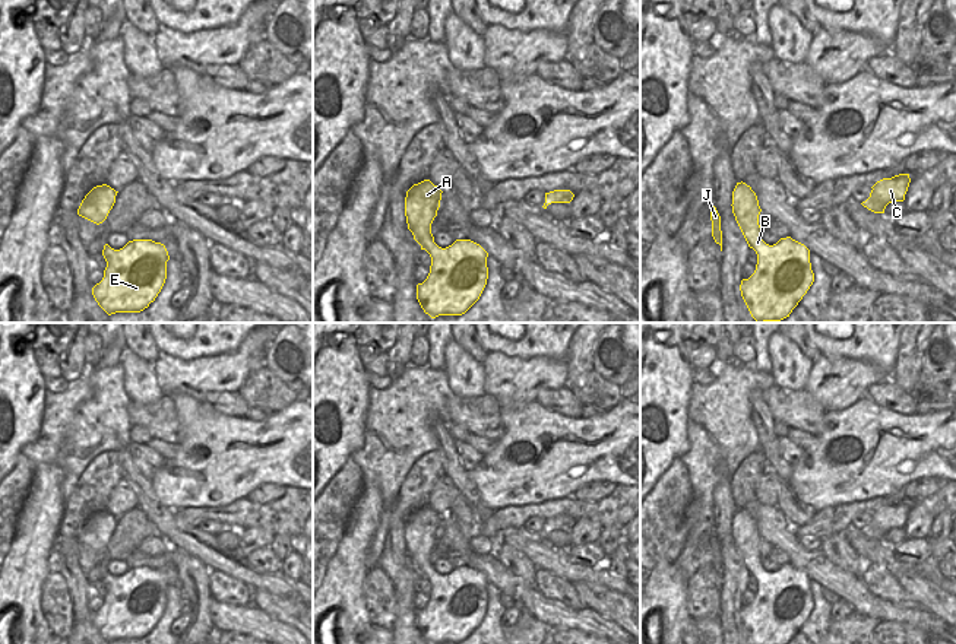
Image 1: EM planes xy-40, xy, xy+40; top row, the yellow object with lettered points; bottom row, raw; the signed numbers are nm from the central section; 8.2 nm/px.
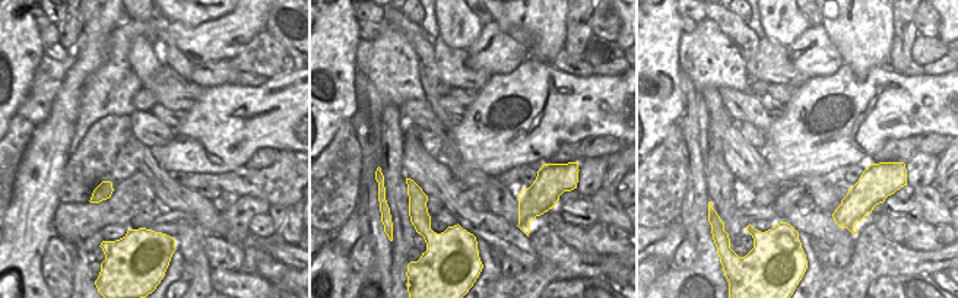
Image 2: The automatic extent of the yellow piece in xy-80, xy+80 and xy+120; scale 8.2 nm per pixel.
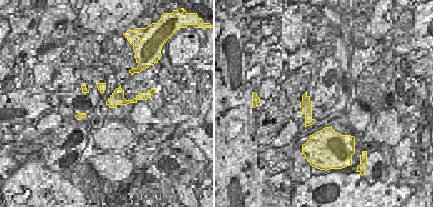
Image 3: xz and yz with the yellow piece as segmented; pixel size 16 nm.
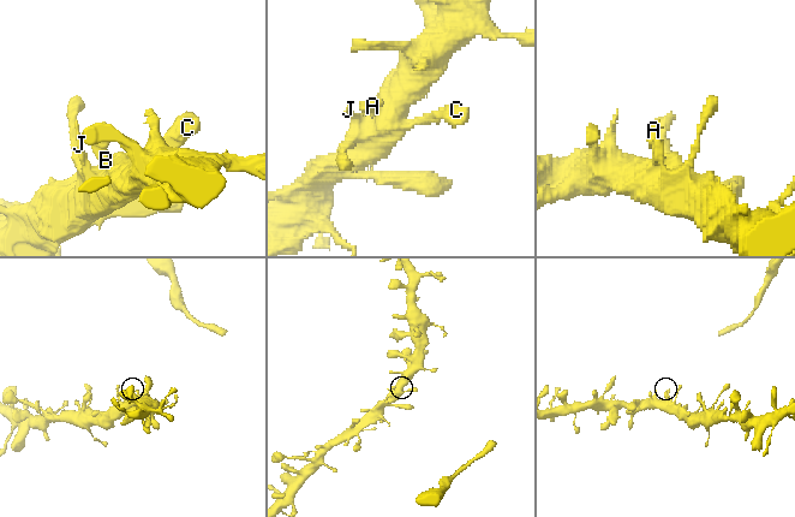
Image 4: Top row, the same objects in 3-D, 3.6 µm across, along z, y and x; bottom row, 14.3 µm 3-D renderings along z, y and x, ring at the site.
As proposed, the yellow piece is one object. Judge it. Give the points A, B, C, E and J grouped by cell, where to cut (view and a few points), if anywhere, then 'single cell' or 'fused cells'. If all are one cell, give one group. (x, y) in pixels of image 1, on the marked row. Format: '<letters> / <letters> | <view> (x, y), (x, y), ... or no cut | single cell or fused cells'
A B C E J | no cut | single cell

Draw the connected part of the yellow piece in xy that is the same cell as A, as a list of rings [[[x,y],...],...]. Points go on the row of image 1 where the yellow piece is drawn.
[[[424,180],[414,184],[405,197],[408,229],[431,257],[427,279],[417,285],[417,299],[431,318],[465,314],[479,299],[488,279],[488,253],[479,244],[456,239],[441,248],[434,242],[431,223],[441,193],[430,180]]]

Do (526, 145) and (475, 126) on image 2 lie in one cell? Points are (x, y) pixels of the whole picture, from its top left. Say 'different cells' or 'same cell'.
same cell

